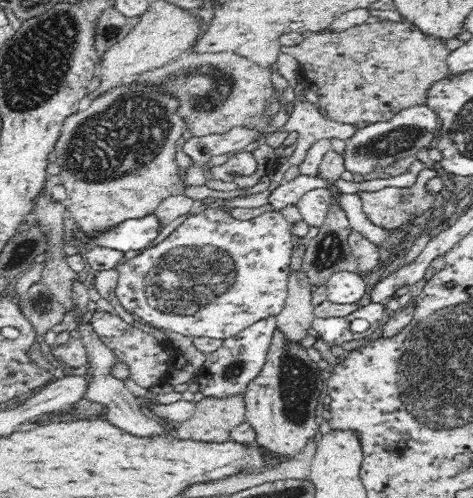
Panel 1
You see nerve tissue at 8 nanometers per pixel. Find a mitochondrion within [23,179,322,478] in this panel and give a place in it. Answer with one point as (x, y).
(185, 281)

